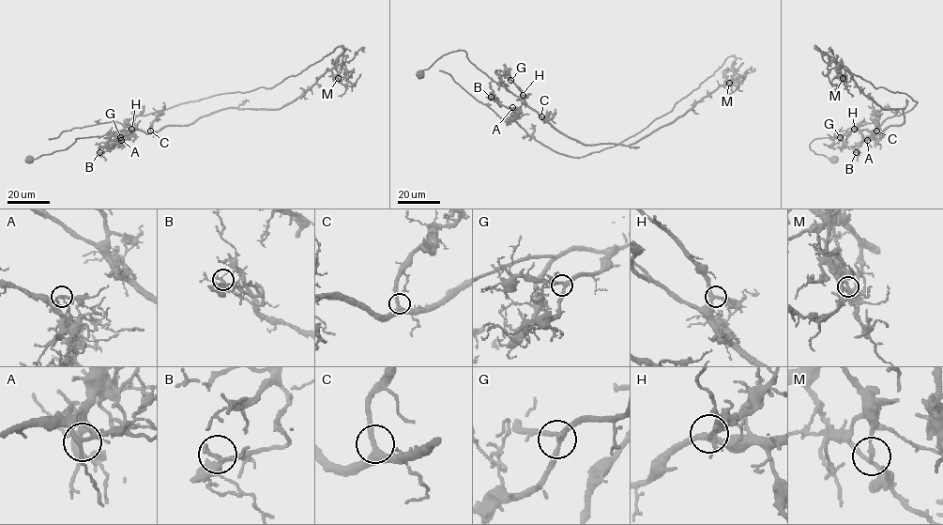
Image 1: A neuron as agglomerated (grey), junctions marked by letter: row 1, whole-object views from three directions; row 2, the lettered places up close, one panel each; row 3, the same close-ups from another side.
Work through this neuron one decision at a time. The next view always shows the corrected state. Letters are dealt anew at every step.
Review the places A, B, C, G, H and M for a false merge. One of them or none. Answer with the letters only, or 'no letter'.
M

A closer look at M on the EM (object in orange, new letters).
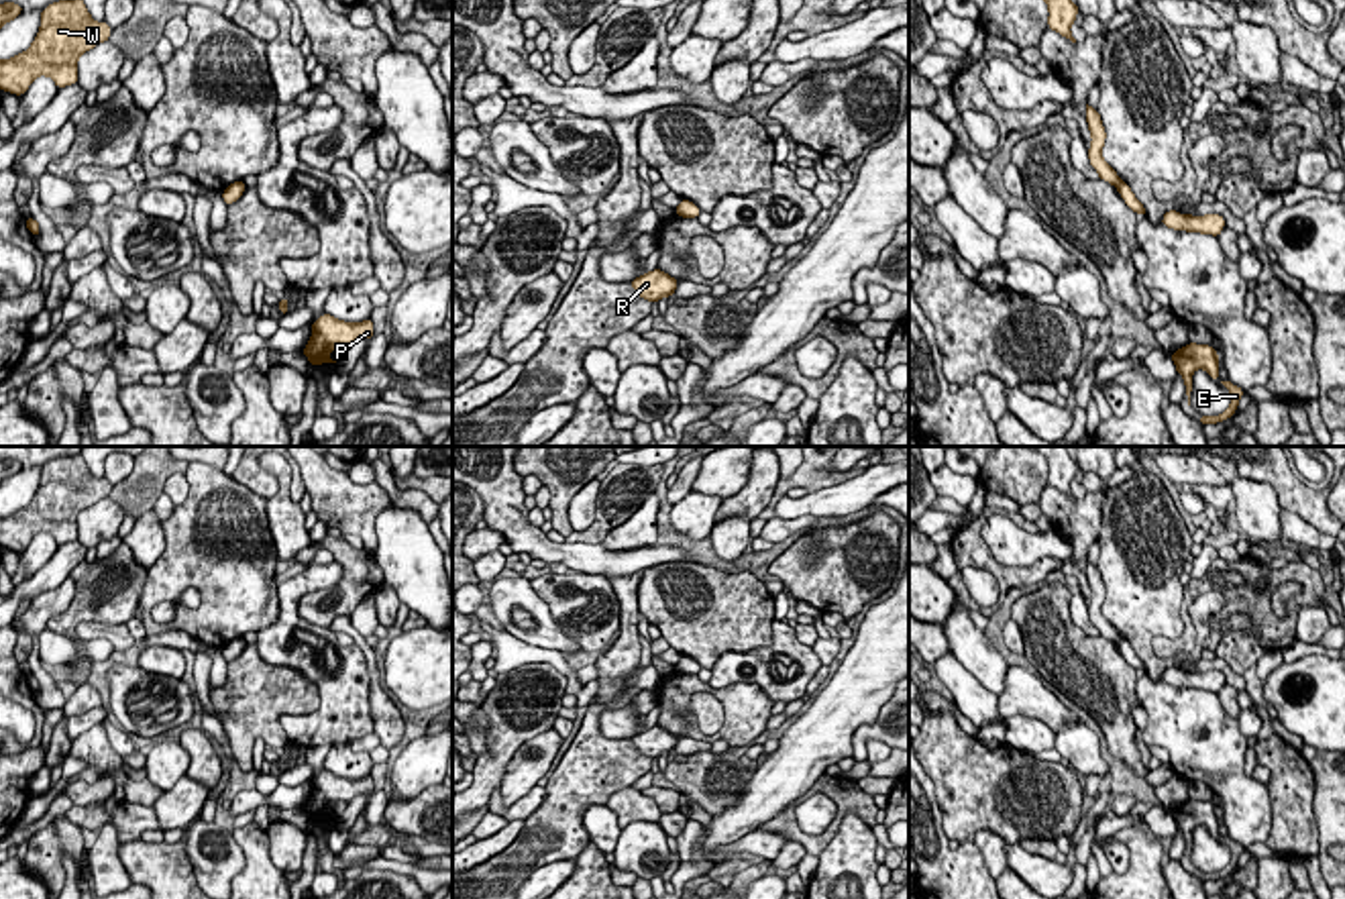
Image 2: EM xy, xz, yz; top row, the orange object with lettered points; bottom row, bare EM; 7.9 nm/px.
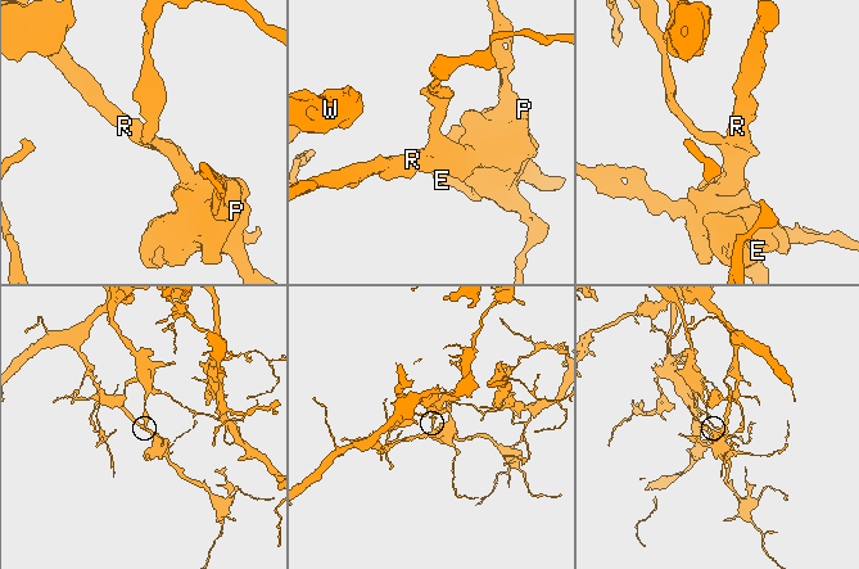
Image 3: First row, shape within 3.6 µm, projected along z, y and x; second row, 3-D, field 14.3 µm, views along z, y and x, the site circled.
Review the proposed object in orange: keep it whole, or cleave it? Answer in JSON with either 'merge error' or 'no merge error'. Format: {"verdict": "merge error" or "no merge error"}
{"verdict": "merge error"}

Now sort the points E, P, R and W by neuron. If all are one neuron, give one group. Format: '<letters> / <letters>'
E P R / W

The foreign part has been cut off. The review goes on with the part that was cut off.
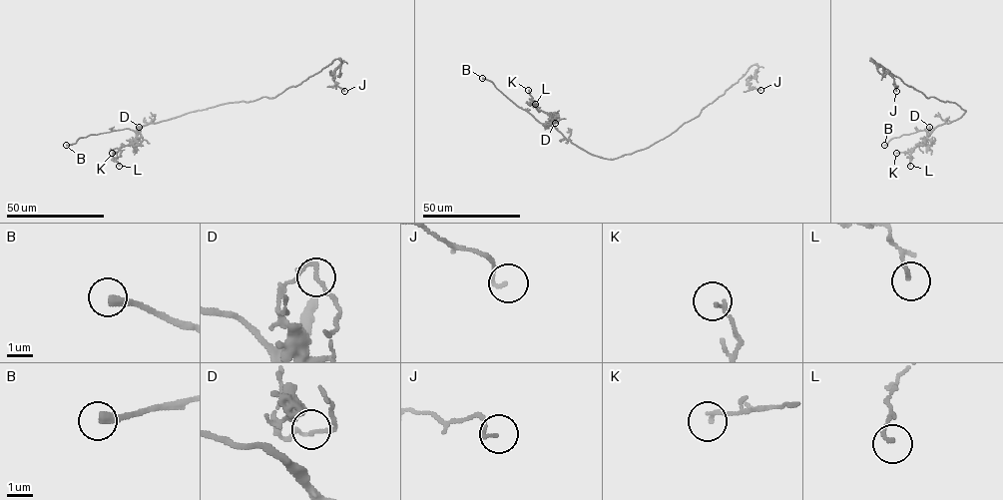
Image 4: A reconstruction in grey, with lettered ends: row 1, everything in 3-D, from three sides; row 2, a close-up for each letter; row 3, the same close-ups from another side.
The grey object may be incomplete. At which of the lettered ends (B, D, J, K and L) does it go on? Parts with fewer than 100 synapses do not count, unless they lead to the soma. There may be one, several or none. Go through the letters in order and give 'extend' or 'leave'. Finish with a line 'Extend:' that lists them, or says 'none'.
B: extend
D: leave
J: leave
K: leave
L: leave
Extend: B

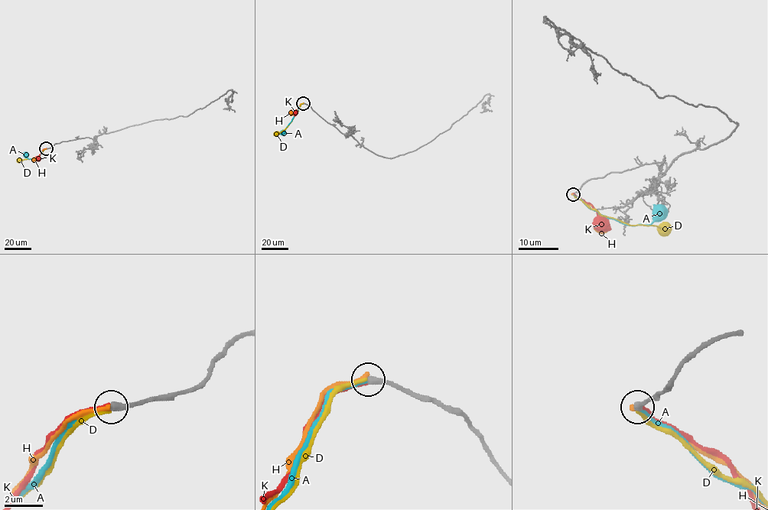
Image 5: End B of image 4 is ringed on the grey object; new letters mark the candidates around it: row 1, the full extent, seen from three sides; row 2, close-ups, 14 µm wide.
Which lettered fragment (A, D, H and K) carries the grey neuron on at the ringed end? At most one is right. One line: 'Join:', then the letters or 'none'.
Join: H

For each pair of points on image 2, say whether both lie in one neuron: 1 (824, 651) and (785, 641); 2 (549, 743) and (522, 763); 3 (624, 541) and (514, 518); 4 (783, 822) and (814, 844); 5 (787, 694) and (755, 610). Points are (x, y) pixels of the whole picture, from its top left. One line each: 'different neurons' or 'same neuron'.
1: different neurons
2: same neuron
3: different neurons
4: same neuron
5: different neurons

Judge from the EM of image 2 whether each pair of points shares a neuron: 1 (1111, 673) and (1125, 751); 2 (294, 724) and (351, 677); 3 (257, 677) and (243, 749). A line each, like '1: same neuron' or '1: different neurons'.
1: same neuron
2: same neuron
3: same neuron

